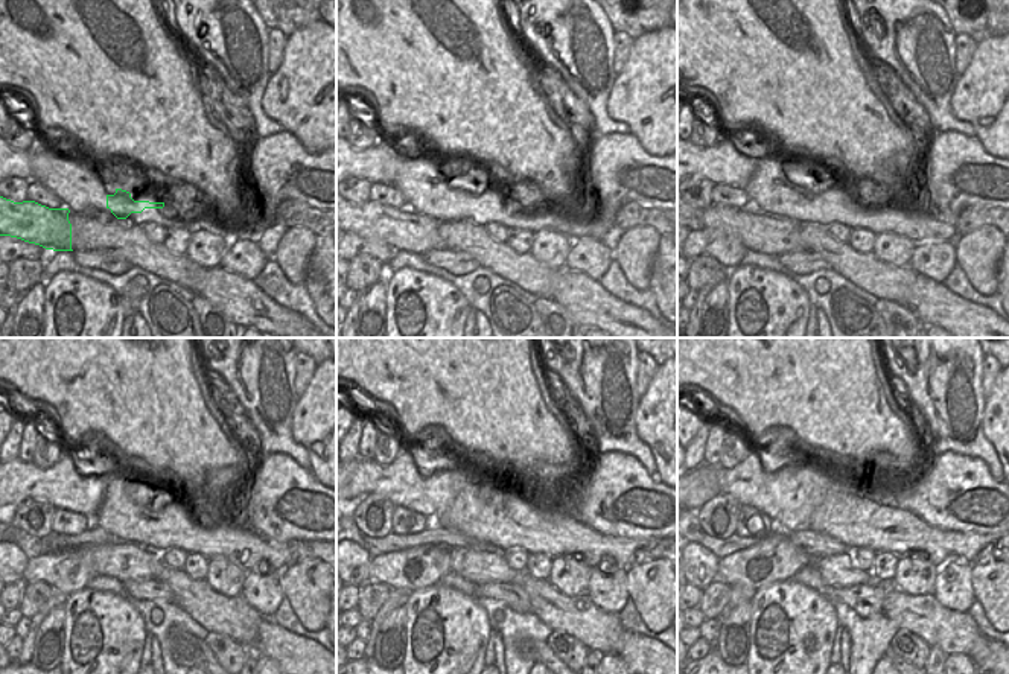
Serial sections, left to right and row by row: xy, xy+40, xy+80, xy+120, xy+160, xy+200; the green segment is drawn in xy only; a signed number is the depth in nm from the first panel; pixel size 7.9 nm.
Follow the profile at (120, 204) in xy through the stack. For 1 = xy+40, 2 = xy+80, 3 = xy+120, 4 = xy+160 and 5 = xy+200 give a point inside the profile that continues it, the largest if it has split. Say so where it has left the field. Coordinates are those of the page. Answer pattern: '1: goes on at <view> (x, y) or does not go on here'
1: goes on at xy+40 (461, 204)
2: goes on at xy+80 (804, 206)
3: goes on at xy+120 (154, 566)
4: goes on at xy+160 (495, 571)
5: goes on at xy+200 (839, 572)

